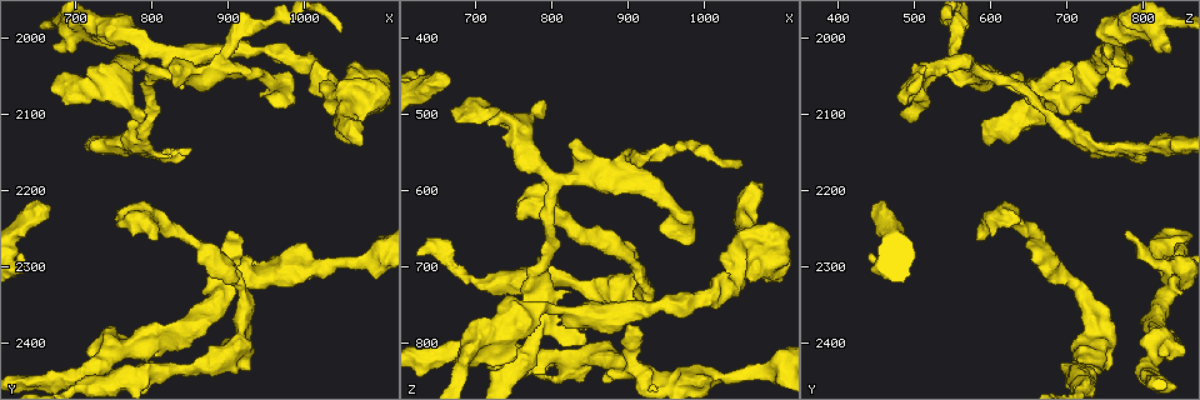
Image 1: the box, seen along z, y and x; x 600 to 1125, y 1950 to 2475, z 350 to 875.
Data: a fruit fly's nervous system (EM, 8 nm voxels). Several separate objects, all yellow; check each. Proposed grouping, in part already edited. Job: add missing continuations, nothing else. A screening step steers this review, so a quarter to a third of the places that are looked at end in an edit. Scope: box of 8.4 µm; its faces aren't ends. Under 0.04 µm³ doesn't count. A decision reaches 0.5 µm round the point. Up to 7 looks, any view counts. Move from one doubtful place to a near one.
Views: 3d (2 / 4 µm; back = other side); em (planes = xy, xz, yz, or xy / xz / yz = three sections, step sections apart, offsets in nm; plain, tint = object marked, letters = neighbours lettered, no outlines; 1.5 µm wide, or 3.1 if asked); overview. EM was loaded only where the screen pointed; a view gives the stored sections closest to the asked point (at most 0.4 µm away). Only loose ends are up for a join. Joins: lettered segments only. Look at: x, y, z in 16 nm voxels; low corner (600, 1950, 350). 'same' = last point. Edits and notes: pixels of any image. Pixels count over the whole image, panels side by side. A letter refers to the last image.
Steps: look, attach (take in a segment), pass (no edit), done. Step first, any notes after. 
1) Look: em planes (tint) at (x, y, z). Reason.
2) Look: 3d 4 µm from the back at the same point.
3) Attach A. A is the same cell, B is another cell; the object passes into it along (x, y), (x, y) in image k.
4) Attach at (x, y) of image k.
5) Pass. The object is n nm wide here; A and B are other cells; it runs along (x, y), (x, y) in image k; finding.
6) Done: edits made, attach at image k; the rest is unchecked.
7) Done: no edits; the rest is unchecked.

Look: em planes (plain) at (670, 2005, 835). Free end.

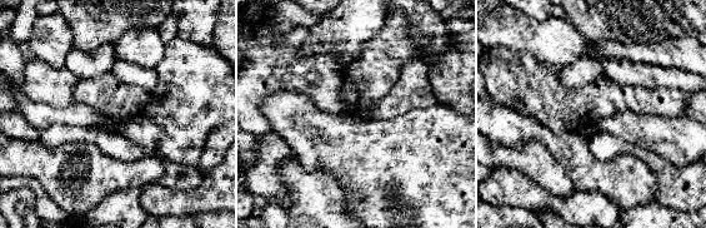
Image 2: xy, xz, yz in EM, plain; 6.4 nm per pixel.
Look: em planes (letters) at the same point. See the neighbours.

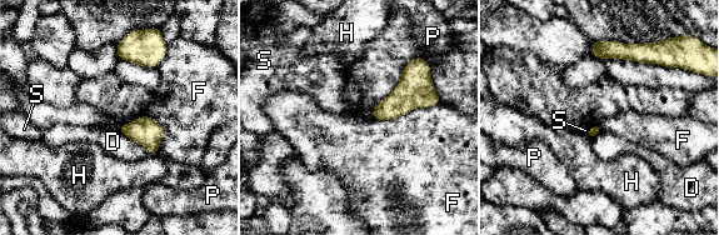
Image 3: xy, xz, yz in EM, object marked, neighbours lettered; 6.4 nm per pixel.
Pass. D, F, H, P and S are other cells; a border runs along (440, 103), (374, 120) in image 3; none of them fits.

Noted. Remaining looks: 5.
Look: em planes (letters) at (900, 2260, 775). An open end.

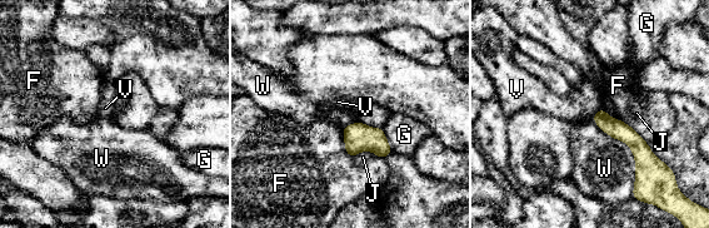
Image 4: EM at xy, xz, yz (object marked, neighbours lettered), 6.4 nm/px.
Pass. F, G, J, V and W are other cells; it runs along (600, 113), (640, 149), (638, 183) in image 4; no lettered segment goes on from it.

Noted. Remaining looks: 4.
Look: 3d 2 µm at (1050, 1995, 565). Free end.

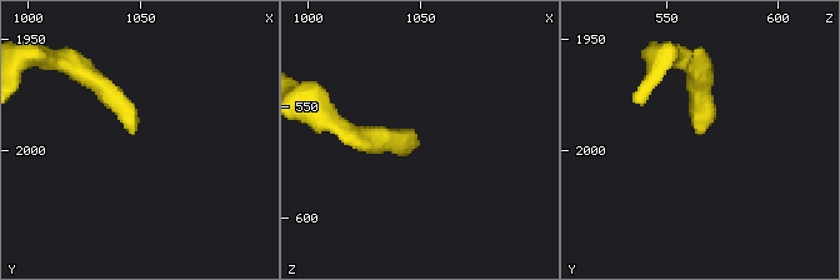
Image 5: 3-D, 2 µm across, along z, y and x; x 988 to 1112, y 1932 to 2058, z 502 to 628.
Look: em xy step 8 (tint) at (1048, 1991, 568).

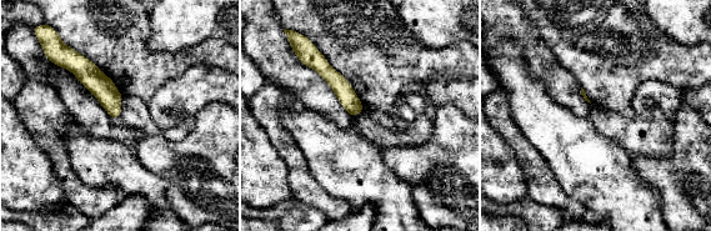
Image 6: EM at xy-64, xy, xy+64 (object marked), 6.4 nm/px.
Look: em planes (letters) at the same point. Another direction.

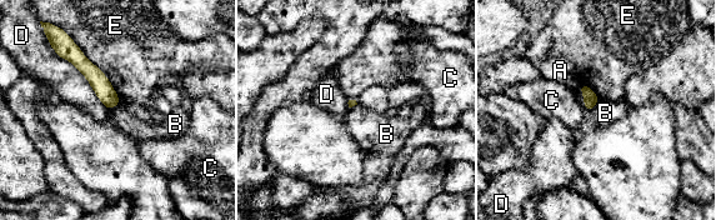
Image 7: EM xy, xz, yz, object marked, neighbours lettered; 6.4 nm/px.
Pass. A, B, C, D and E are other cells; a border runs along (599, 99), (590, 113) in image 7; no lettered segment goes on from it.

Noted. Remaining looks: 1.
Done: no edits; the rest is unchecked.

